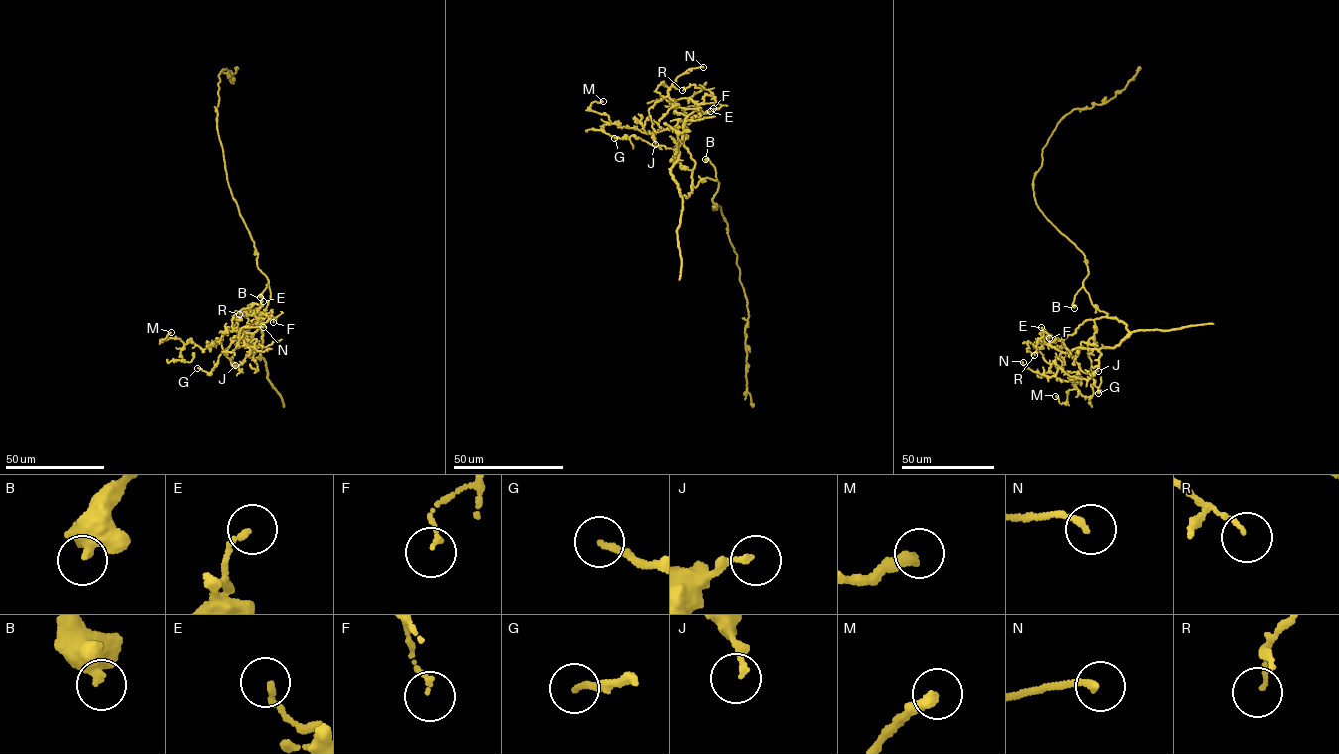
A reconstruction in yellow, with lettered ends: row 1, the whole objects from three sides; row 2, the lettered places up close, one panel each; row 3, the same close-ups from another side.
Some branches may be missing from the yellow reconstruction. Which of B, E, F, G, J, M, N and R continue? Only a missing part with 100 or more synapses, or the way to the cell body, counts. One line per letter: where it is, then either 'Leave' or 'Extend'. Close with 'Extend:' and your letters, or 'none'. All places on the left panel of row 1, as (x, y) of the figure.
B: Place: (260, 297). Leave
E: Place: (263, 301). Leave
F: Place: (273, 322). Leave
G: Place: (197, 368). Leave
J: Place: (235, 365). Leave
M: Place: (171, 332). Leave
N: Place: (263, 327). Leave
R: Place: (239, 314). Leave
Extend: none

